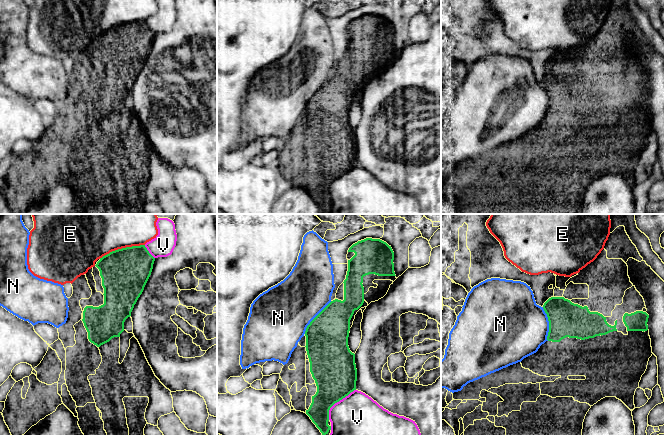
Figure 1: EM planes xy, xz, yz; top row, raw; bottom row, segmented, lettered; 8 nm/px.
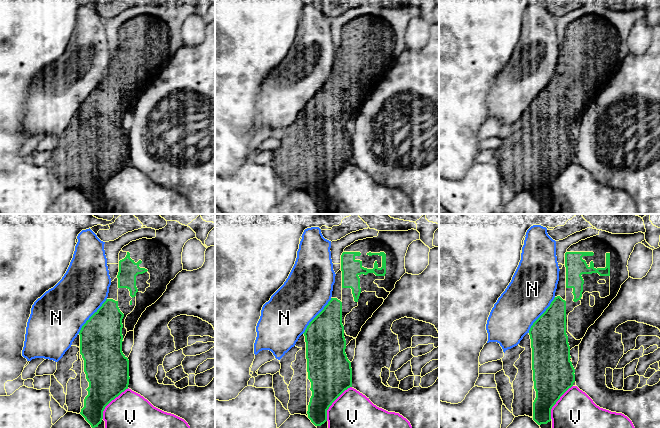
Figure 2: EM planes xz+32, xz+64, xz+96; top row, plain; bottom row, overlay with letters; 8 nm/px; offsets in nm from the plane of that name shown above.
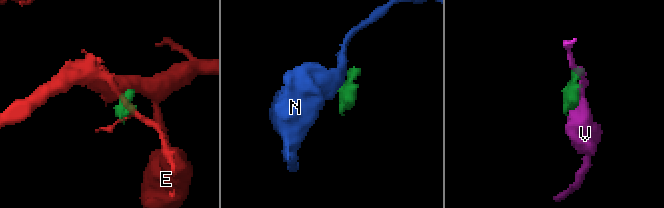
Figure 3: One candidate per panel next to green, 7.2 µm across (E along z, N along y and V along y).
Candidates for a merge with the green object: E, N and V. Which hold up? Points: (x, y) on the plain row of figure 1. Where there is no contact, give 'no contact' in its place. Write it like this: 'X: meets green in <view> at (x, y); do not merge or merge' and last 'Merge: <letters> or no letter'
E: meets green in xy at (122, 24); do not merge
N: meets green in yz at (549, 100); do not merge
V: meets green in xz at (337, 177); do not merge
Merge: no letter

